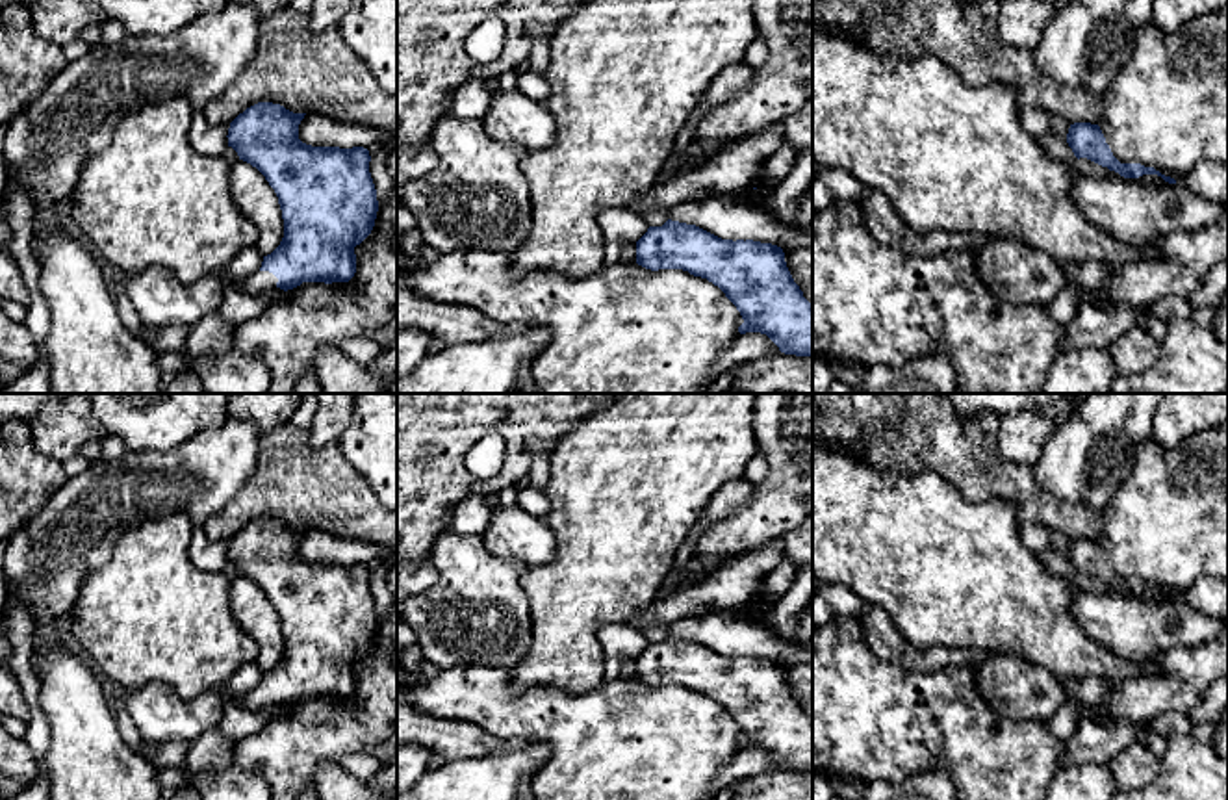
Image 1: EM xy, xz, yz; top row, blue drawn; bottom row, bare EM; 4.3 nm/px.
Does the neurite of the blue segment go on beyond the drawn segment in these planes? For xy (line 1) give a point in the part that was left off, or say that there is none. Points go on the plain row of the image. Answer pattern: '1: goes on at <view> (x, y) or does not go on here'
1: goes on at xy (256, 698)

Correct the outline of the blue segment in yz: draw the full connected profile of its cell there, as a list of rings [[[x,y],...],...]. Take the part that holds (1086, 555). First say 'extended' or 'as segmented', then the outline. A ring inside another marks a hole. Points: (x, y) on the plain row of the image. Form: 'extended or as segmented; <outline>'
as segmented; [[[1091,538],[1070,540],[1068,549],[1067,549],[1067,559],[1078,575],[1087,574],[1102,583],[1107,583],[1109,587],[1119,588],[1124,594],[1139,594],[1143,590],[1158,590],[1165,598],[1176,600],[1174,594],[1161,590],[1154,583],[1145,583],[1141,579],[1120,579],[1113,572],[1098,540],[1091,540]]]

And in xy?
extended; [[[258,518],[239,529],[228,544],[228,562],[239,575],[256,583],[278,613],[284,635],[280,661],[263,672],[262,683],[234,702],[250,711],[275,703],[284,707],[302,698],[349,698],[356,689],[354,663],[373,646],[378,616],[369,588],[369,566],[364,562],[312,562],[299,555],[306,529],[293,529],[280,520]]]

